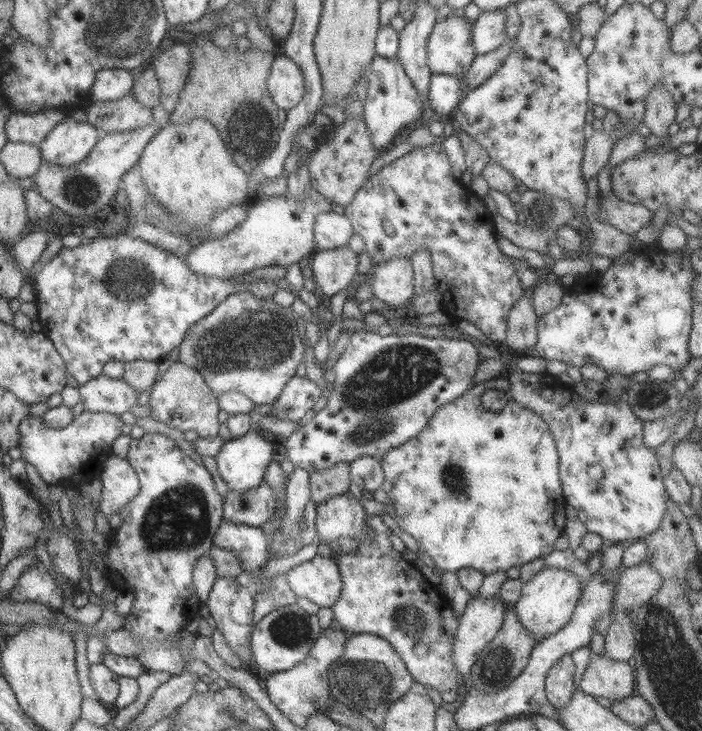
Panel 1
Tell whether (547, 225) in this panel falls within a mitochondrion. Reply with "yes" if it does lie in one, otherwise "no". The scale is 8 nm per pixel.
yes

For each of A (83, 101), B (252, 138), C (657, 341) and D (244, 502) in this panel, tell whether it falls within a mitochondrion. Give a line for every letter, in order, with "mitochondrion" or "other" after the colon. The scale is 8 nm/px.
A: other
B: mitochondrion
C: mitochondrion
D: mitochondrion

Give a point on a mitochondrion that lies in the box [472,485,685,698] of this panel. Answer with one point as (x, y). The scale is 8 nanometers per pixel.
(497, 664)

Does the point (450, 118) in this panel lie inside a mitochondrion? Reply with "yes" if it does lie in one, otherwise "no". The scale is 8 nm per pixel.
no

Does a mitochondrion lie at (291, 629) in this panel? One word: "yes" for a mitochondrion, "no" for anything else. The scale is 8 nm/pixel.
yes

